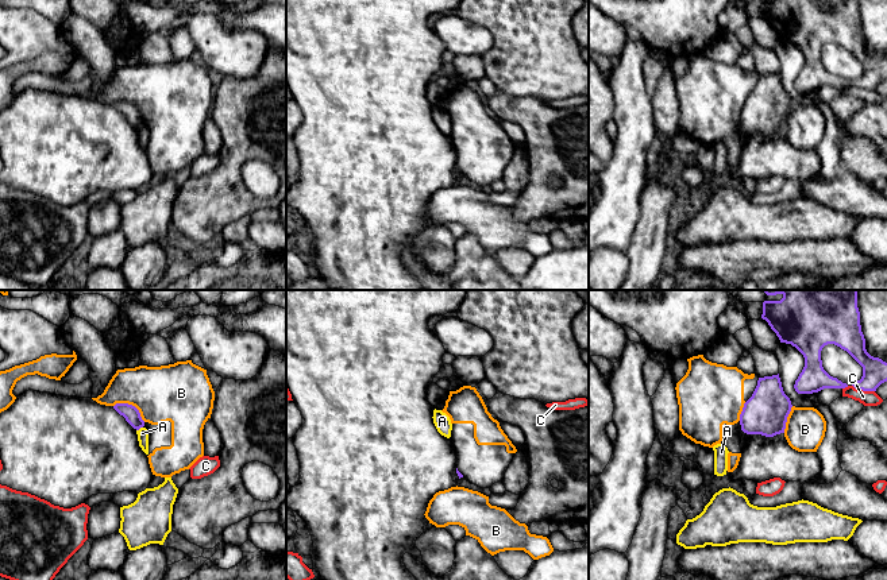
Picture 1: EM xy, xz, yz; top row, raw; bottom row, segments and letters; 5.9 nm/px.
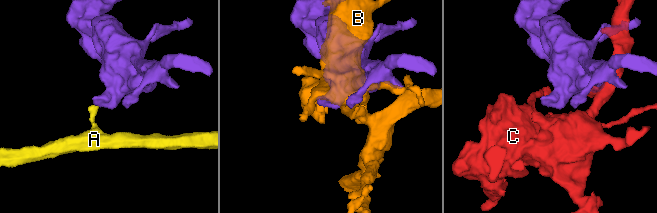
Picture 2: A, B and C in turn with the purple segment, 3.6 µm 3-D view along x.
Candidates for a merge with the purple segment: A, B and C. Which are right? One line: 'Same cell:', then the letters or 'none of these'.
Same cell: none of these

